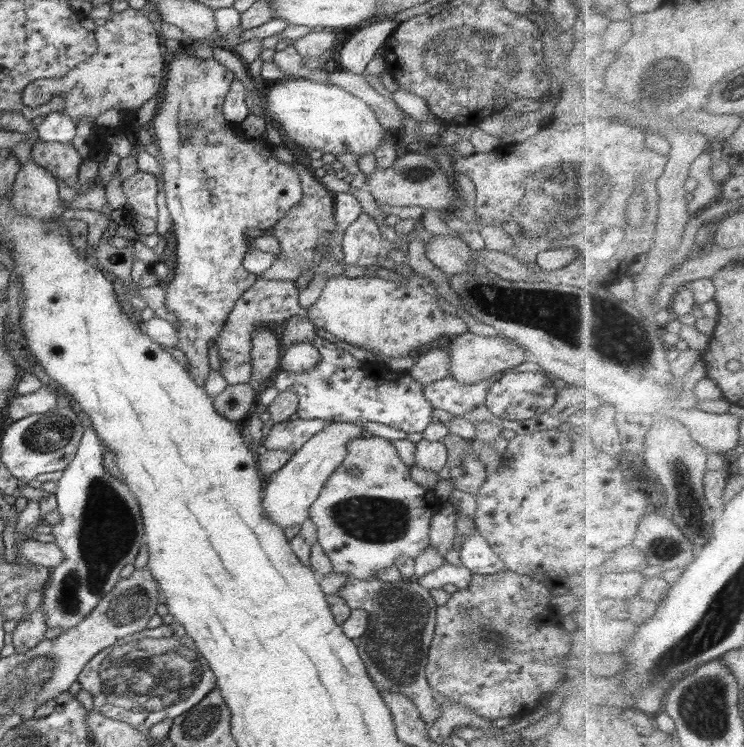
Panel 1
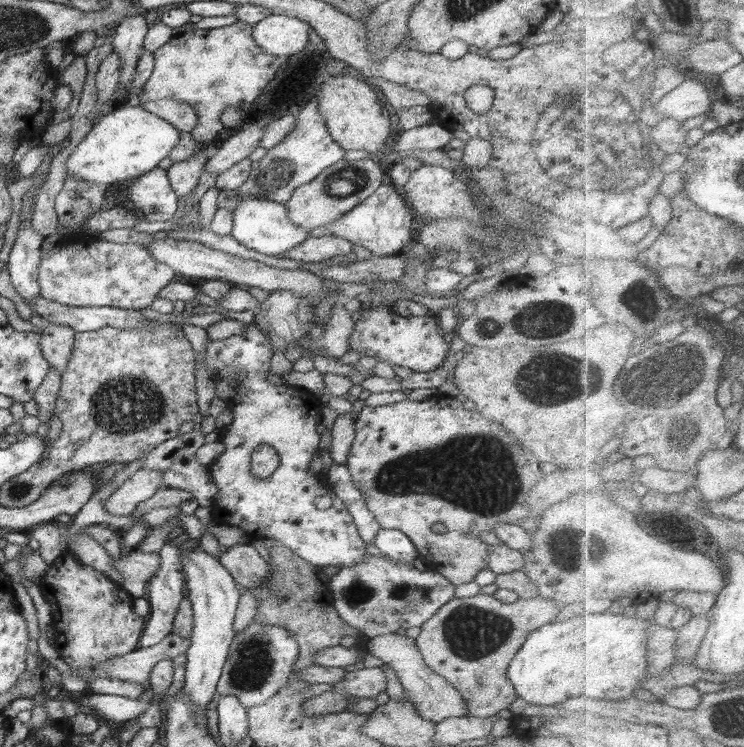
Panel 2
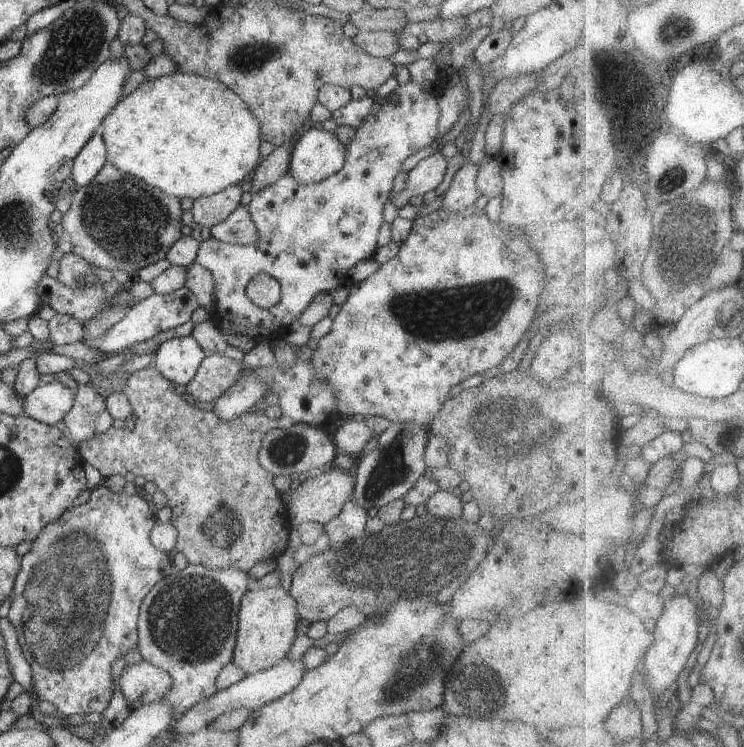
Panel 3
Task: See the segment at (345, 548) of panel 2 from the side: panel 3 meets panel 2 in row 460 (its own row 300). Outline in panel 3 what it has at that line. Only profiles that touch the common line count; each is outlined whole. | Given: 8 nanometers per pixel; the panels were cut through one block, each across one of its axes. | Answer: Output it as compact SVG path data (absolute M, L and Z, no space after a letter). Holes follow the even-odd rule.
M418 82L399 84L390 94L390 100L376 102L372 112L356 130L350 144L346 145L346 164L338 173L328 176L318 183L298 182L290 172L278 178L274 184L258 190L252 196L248 209L258 230L258 242L247 246L230 245L210 236L199 242L199 250L194 263L206 268L214 276L216 286L216 314L214 320L222 336L240 334L254 336L256 340L283 339L285 331L312 302L316 294L330 293L330 290L349 283L349 271L361 261L374 256L377 250L379 230L383 223L383 208L392 194L394 178L402 171L408 156L430 146L438 136L440 112L437 94L424 90ZM258 274L272 276L281 287L280 302L276 306L262 309L255 306L247 296L250 280Z

